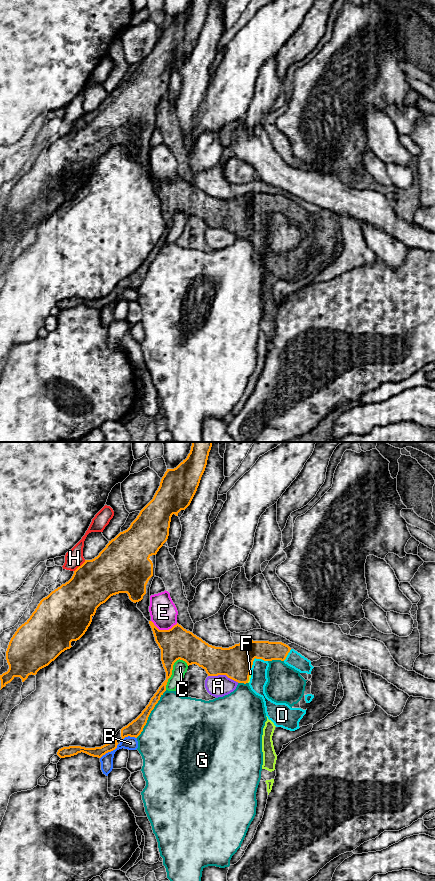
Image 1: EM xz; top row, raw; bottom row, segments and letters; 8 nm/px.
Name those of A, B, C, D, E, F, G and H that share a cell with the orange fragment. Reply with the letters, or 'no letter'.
D

